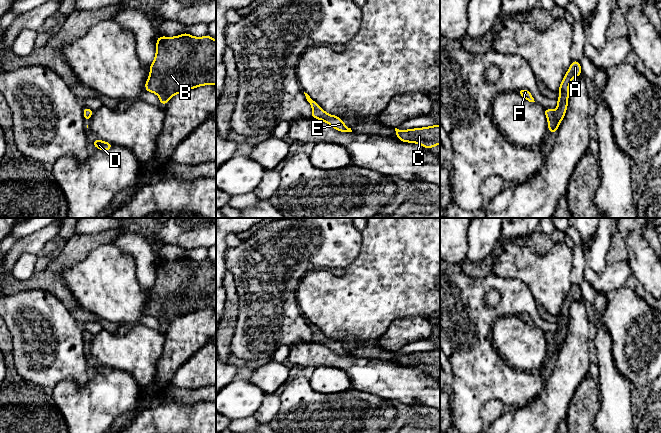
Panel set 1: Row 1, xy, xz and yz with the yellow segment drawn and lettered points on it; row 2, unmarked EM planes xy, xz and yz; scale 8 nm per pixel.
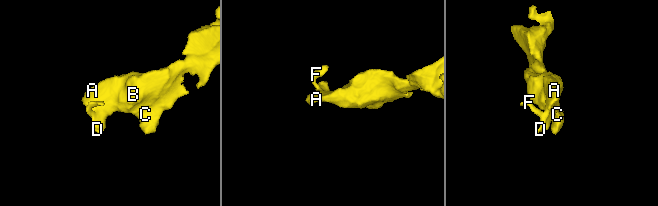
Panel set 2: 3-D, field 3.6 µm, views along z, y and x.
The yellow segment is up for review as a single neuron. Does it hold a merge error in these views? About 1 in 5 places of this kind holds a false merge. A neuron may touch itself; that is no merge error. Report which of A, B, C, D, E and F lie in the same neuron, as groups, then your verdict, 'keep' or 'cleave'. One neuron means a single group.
A B C D E F; keep

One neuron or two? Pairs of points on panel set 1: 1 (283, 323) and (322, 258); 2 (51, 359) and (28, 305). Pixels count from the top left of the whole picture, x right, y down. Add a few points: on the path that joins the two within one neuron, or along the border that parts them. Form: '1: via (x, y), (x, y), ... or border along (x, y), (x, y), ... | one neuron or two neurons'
1: via (283, 304), (283, 286), (303, 266) | one neuron
2: via (48, 346), (48, 340), (42, 326), (35, 318) | one neuron

